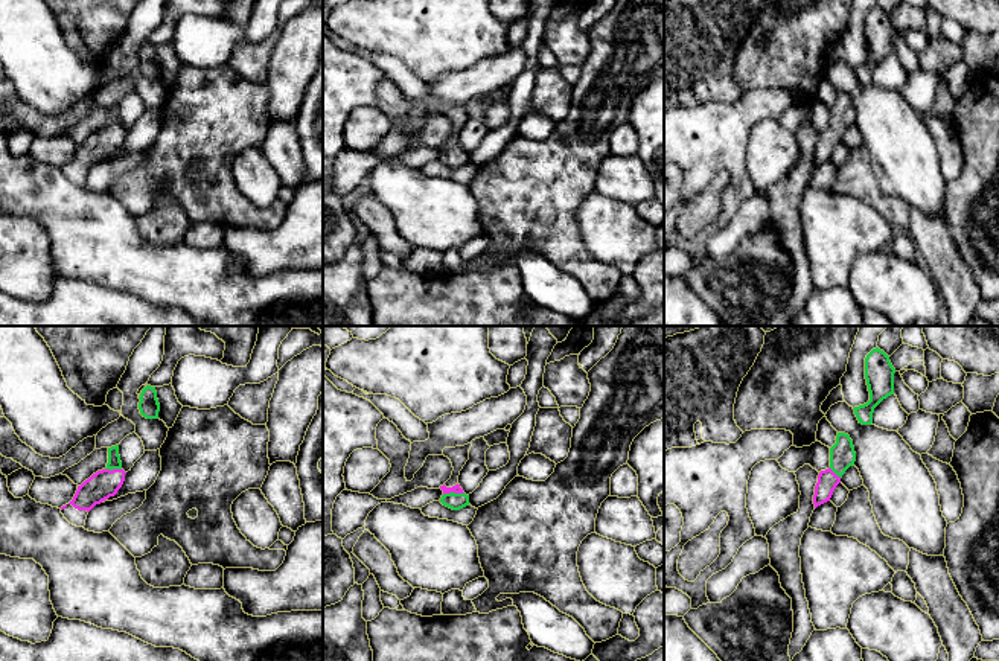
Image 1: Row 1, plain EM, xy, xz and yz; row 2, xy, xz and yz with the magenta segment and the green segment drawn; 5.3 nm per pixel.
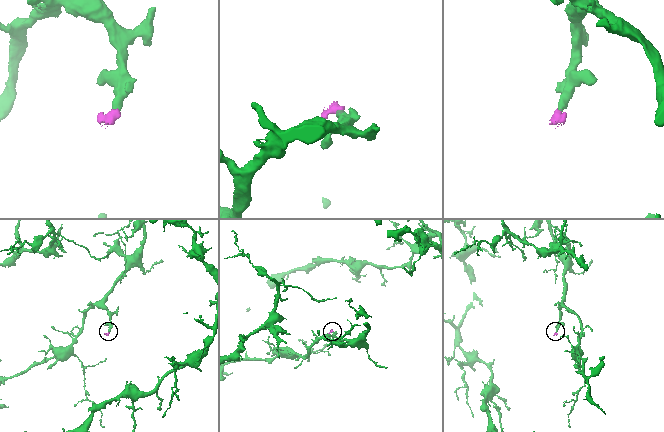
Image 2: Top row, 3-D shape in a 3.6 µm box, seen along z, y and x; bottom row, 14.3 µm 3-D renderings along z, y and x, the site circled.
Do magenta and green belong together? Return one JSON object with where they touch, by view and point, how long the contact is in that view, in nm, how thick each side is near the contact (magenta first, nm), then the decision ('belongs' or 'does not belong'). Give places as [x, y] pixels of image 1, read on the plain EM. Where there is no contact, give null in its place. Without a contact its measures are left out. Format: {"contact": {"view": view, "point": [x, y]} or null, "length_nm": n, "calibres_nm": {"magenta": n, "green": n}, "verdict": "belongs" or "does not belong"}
{"contact": {"view": "xz", "point": [453, 150]}, "length_nm": 110, "calibres_nm": {"magenta": 50, "green": 90}, "verdict": "belongs"}

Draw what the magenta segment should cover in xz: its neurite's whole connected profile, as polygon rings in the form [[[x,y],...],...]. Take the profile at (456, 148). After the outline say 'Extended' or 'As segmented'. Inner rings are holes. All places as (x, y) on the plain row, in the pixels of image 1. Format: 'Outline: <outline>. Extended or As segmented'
Outline: [[[445,143],[440,145],[443,149],[443,154],[440,157],[440,161],[452,169],[460,169],[466,164],[469,164],[469,154],[463,151],[460,143],[455,143],[452,146],[446,146]]]. Extended

